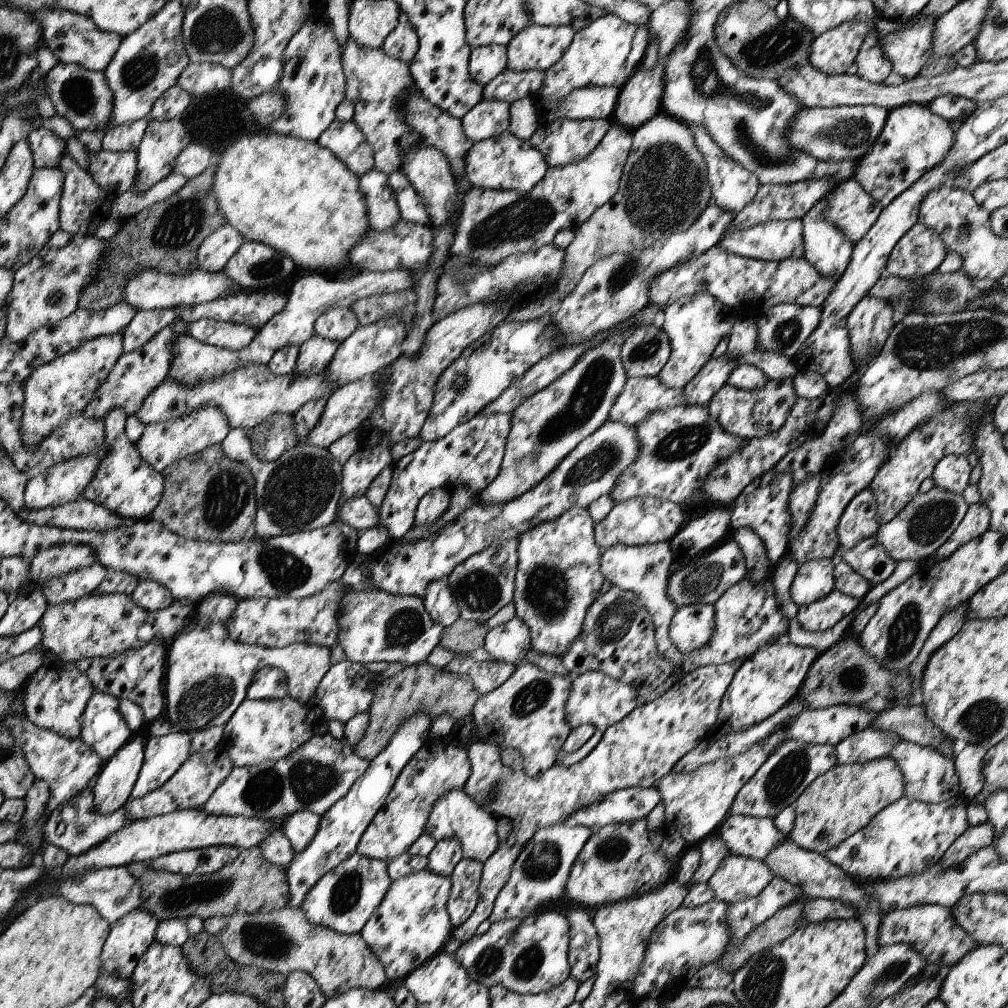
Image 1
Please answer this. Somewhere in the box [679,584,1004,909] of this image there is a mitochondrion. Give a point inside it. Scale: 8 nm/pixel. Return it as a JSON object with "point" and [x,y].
{"point":[851,679]}

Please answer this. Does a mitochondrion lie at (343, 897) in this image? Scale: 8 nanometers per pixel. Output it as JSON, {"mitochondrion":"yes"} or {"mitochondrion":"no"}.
{"mitochondrion":"yes"}

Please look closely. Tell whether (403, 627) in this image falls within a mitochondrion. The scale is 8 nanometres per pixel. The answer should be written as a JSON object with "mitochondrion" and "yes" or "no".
{"mitochondrion":"yes"}

